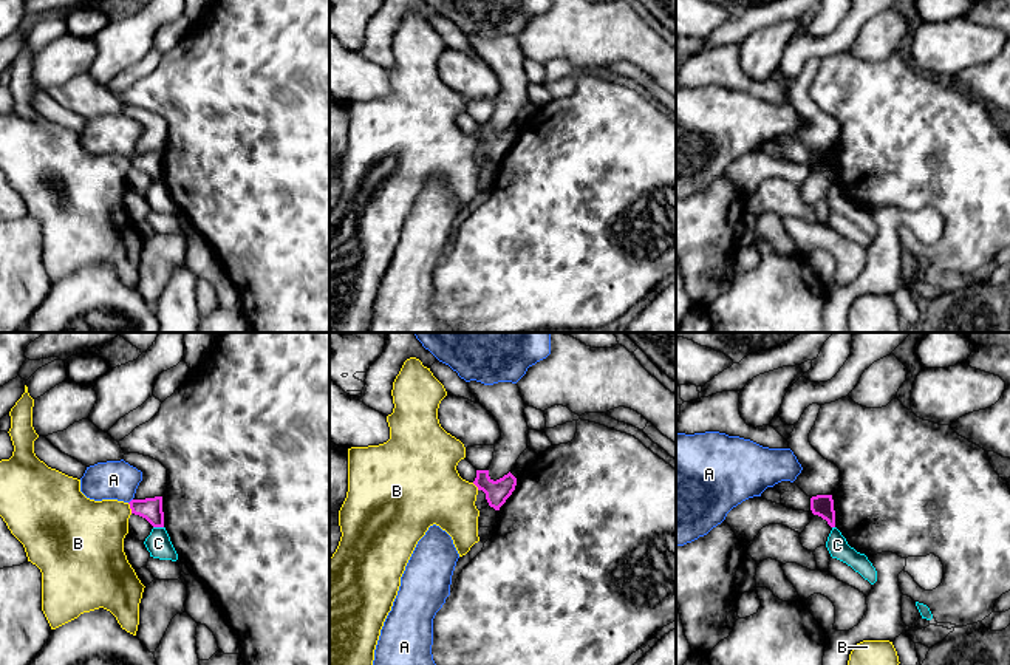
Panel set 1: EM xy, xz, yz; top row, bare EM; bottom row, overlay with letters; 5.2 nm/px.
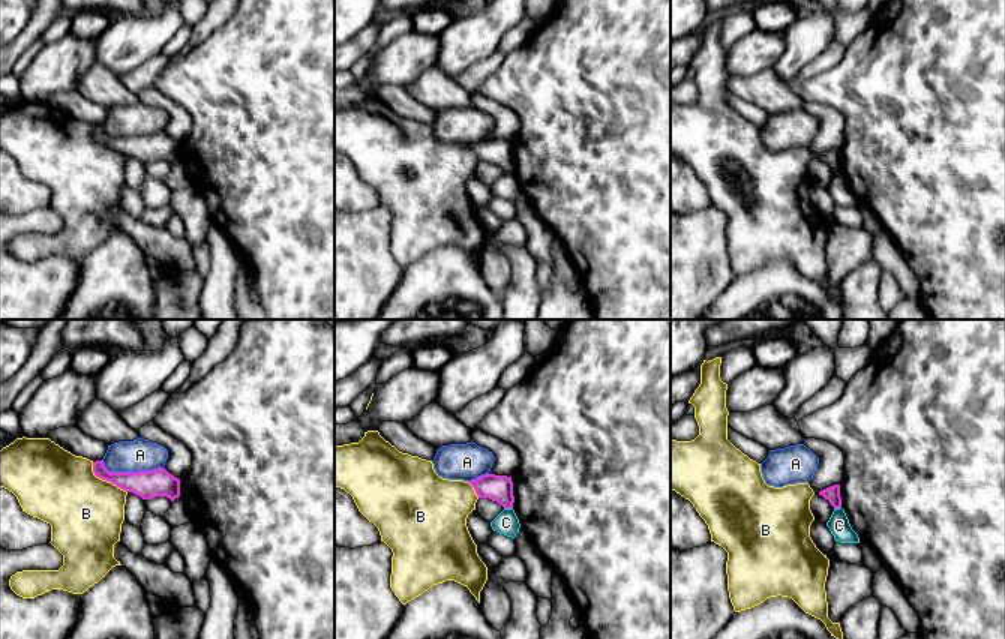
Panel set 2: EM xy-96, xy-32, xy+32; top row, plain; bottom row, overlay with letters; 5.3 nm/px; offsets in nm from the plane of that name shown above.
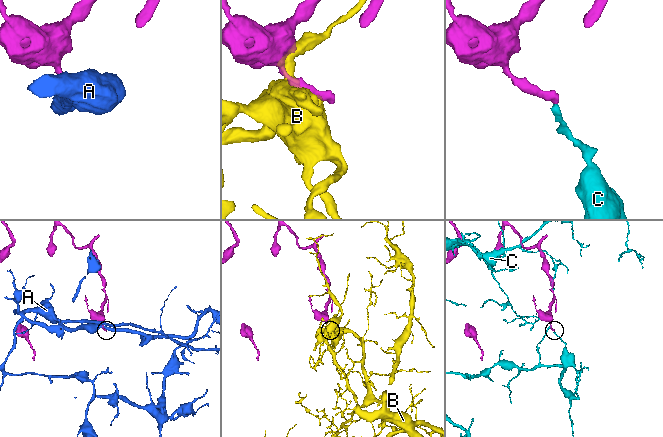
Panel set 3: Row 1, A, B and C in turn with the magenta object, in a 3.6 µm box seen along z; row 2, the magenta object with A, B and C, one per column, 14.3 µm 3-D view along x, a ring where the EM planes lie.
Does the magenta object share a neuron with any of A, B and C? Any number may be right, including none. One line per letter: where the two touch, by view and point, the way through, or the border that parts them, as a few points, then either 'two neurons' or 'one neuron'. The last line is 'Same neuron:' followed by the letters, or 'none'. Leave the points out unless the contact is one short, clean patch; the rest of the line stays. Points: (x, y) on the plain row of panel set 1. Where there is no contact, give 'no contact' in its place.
A: meets magenta in xy at (130, 155); border along xy (132, 152), (129, 156); two neurons
B: meets magenta in xy at (130, 161); two neurons
C: meets magenta in xy at (158, 180); border along xy (153, 180), (163, 181); two neurons
Same neuron: none

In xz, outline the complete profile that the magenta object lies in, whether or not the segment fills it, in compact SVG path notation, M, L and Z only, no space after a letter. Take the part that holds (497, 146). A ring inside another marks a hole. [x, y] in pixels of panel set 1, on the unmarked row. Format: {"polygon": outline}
{"polygon": "M476 124L473 138L478 141L478 144L483 144L486 147L489 159L495 164L500 164L500 161L515 144L517 131L509 125L503 131L493 135L489 130L489 124Z"}

